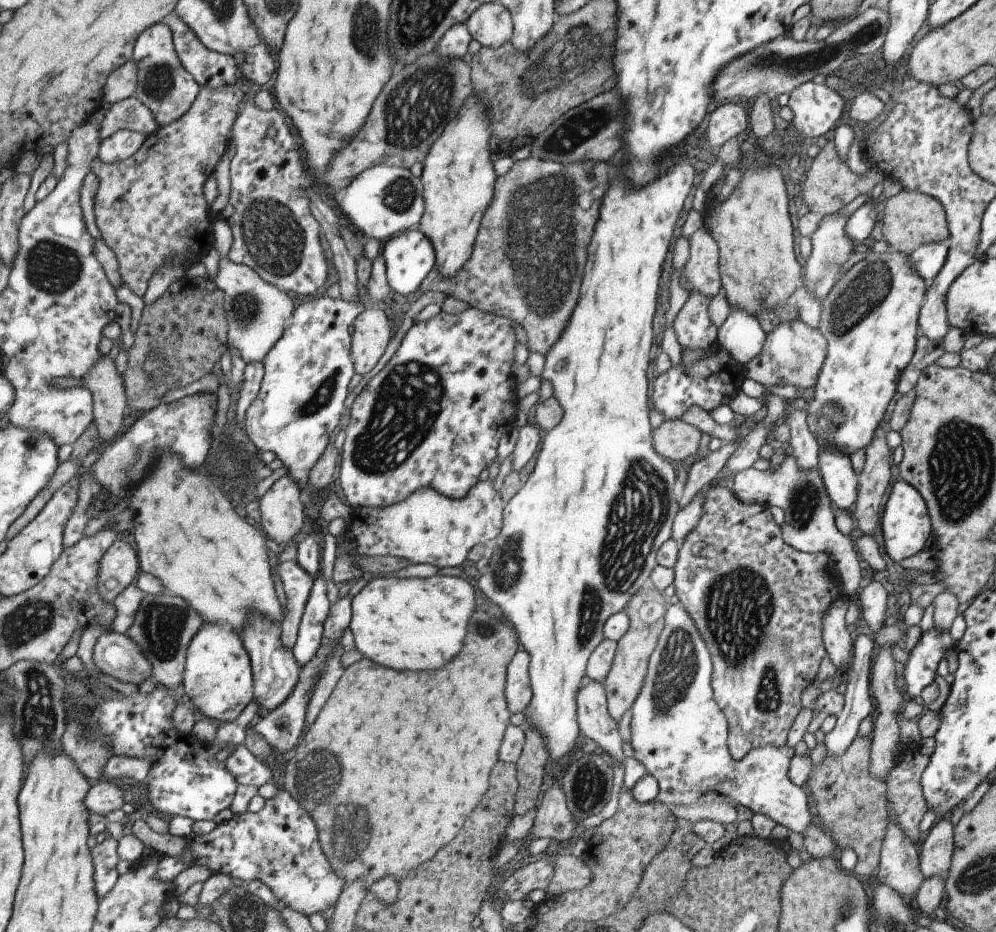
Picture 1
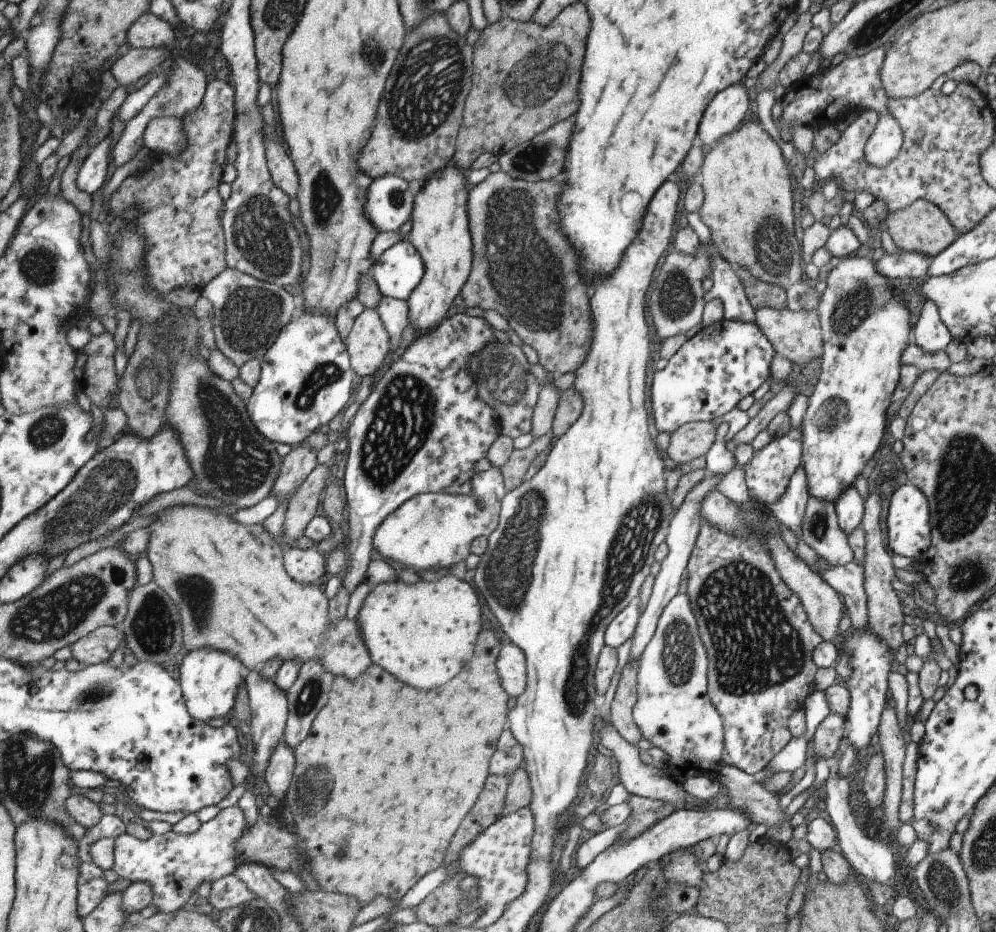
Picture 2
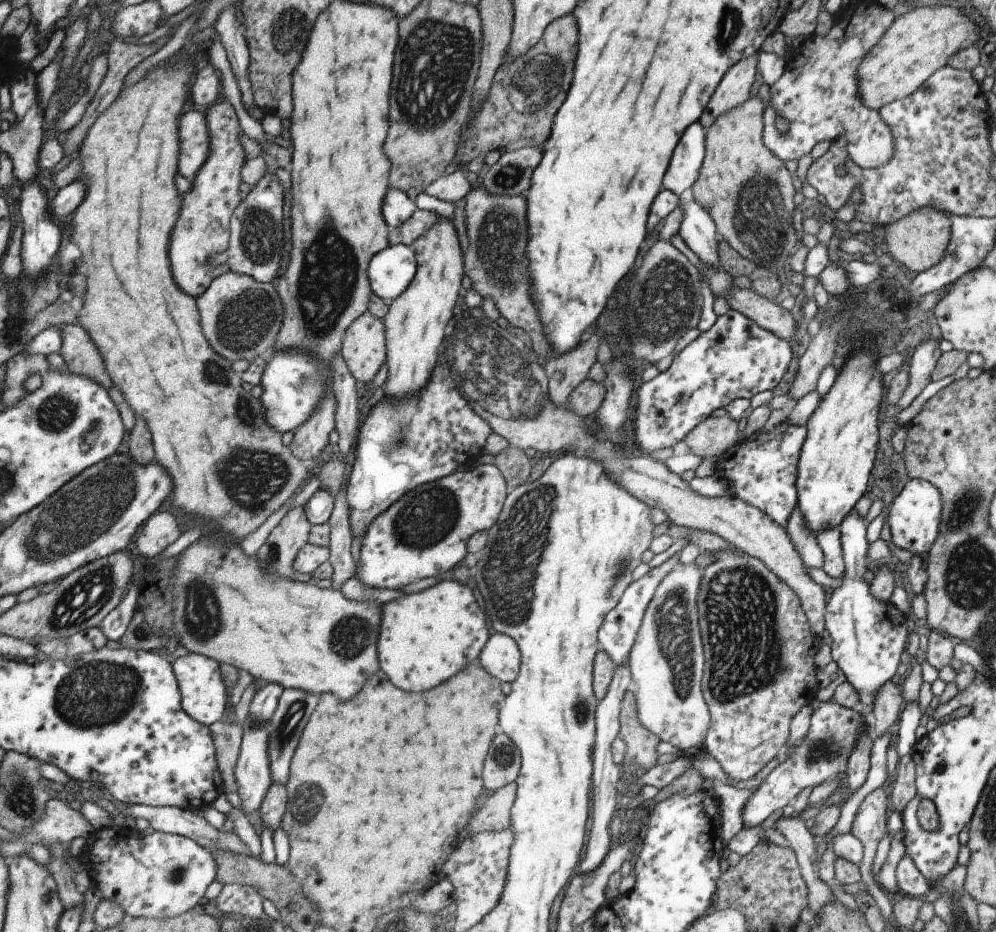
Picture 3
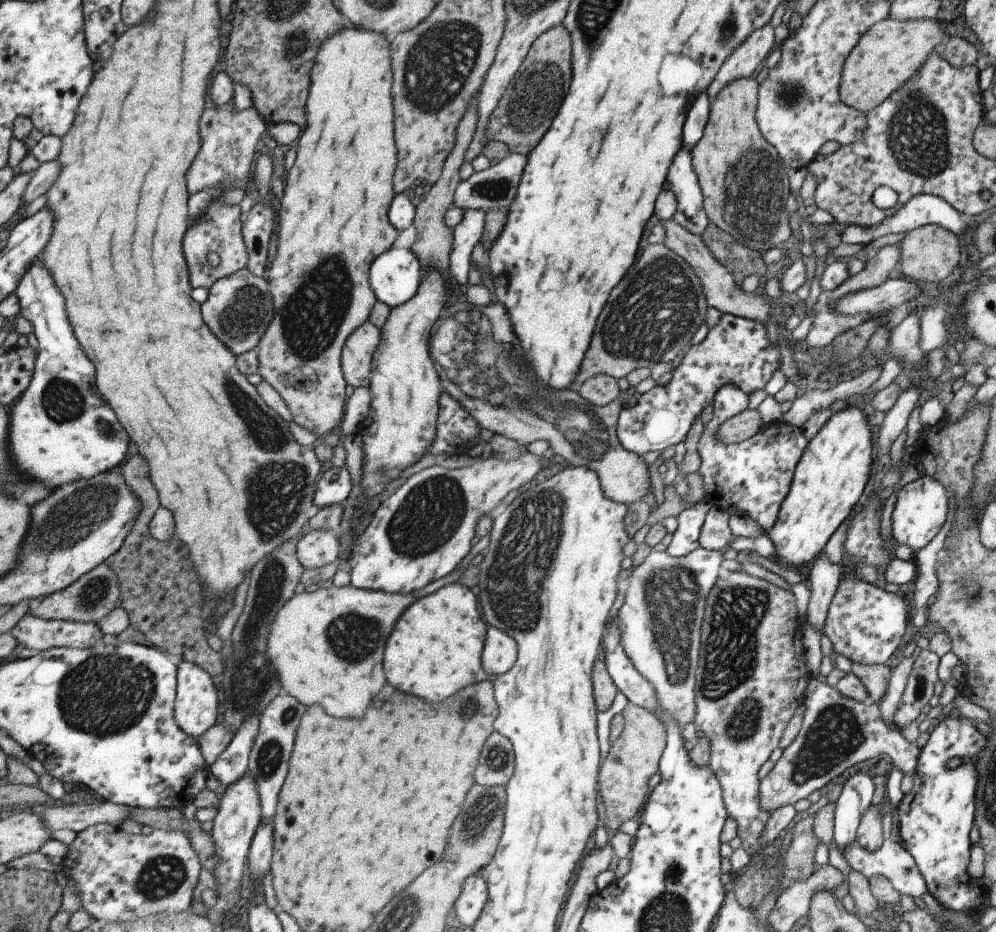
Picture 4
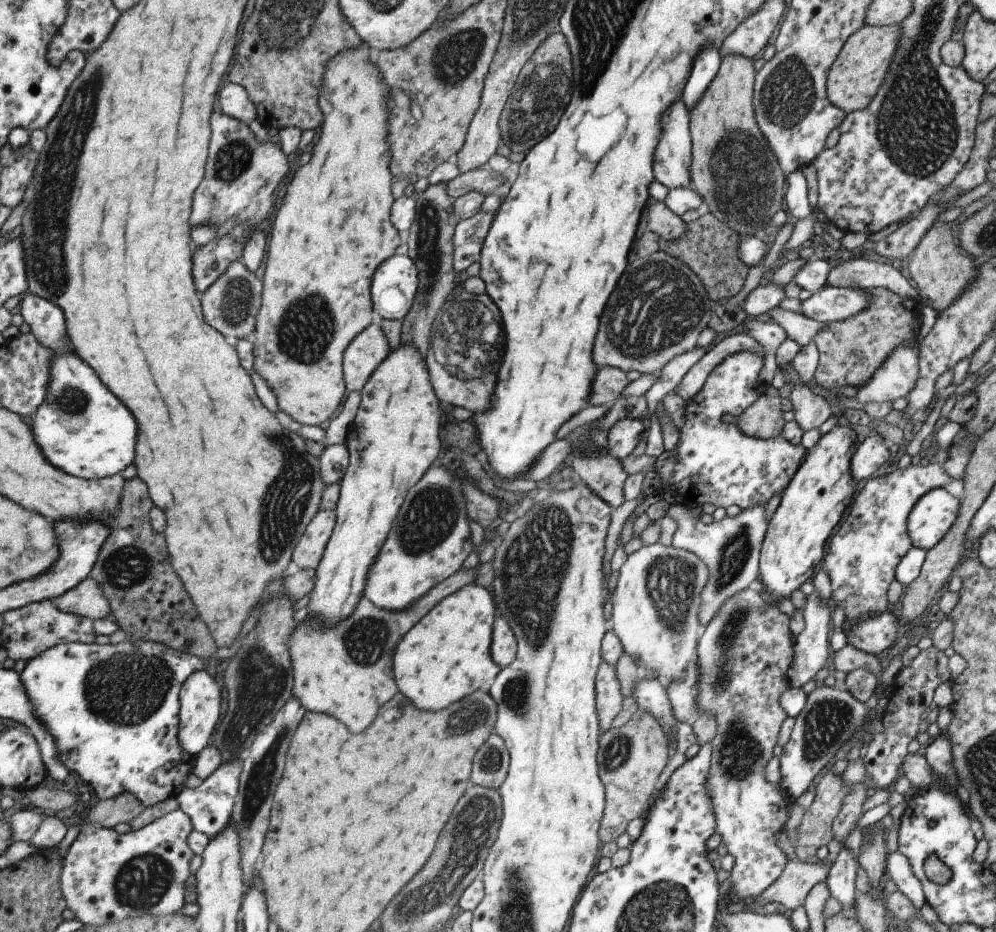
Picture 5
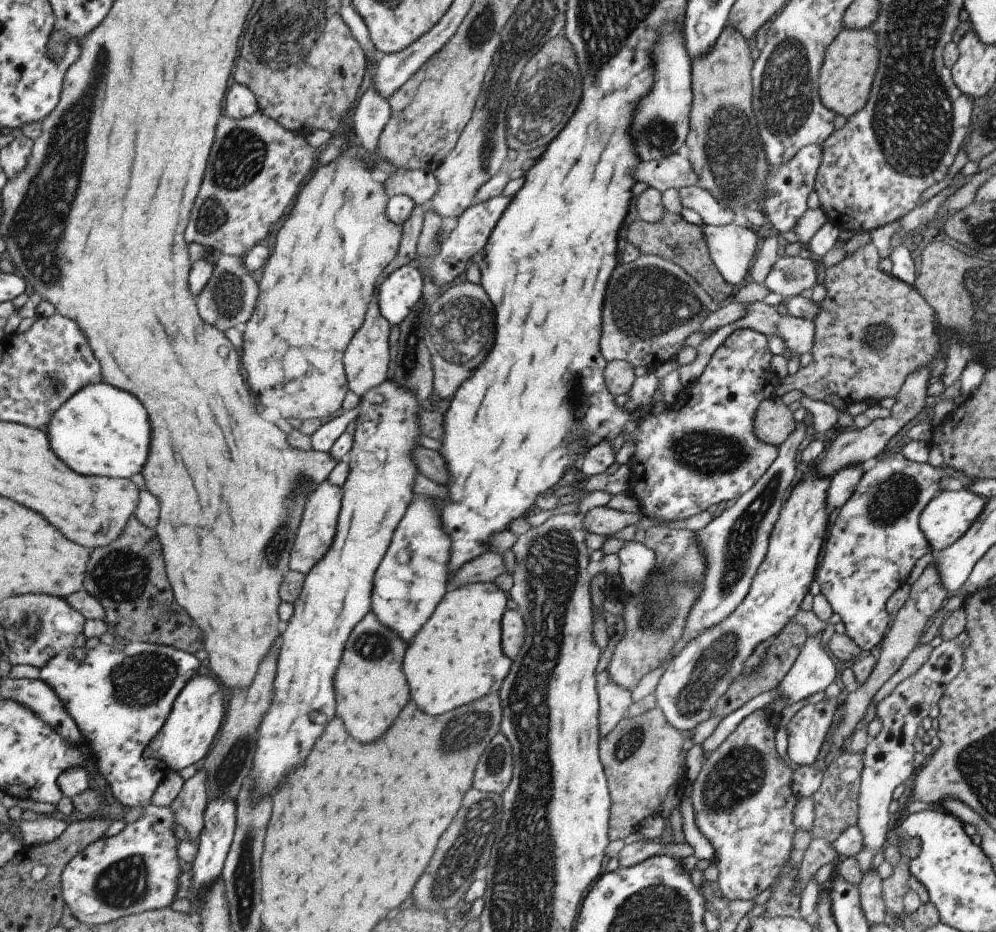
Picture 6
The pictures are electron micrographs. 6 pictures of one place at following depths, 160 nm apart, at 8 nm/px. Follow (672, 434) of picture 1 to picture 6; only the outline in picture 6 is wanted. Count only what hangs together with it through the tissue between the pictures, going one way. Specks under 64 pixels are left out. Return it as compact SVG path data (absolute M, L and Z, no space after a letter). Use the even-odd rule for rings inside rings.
M779 397L762 400L754 412L754 435L762 443L778 447L795 428L791 414Z

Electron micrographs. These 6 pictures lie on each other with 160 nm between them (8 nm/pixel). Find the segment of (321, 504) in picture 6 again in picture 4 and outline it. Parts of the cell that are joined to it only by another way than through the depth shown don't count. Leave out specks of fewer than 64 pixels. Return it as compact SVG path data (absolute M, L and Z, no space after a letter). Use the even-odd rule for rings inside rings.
M306 529L297 541L296 557L304 569L314 569L338 560L340 542L333 533Z

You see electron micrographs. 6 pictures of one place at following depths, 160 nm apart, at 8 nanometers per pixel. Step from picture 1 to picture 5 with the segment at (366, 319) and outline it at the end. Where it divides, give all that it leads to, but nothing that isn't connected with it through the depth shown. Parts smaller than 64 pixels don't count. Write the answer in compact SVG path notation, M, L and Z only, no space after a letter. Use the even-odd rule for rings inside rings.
M374 319L343 351L342 377L347 392L360 392L365 380L385 358L387 351L384 332Z

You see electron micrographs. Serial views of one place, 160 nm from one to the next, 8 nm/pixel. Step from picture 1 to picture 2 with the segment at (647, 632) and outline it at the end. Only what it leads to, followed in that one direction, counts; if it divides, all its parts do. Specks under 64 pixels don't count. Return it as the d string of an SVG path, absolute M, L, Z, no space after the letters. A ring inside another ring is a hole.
M638 658L629 659L621 671L609 706L608 720L612 727L629 743L633 744L641 736L632 719L632 708L636 701L636 670Z

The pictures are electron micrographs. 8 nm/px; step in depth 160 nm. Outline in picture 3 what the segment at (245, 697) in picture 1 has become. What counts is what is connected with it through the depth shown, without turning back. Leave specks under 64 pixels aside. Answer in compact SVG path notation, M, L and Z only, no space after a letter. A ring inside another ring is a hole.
M188 653L173 662L174 671L183 692L183 708L200 723L211 726L223 718L229 702L226 681L223 680L222 663L201 653Z

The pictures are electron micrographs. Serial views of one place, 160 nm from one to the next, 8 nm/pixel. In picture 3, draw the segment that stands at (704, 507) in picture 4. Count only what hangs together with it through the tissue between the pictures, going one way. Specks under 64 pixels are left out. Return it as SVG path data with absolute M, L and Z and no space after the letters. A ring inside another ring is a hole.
M674 554L666 559L662 564L653 567L643 578L633 581L621 593L617 604L603 617L601 628L597 632L597 640L601 644L601 650L614 662L614 666L627 661L628 652L635 640L636 632L639 630L644 610L647 608L655 587L660 580L675 566L679 564L679 554Z

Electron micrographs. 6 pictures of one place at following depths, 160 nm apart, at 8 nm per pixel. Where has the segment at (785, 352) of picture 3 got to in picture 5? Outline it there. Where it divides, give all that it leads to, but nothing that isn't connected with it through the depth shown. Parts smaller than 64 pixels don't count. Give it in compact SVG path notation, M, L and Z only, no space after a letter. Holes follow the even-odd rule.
M640 415L637 418L623 417L611 425L607 437L607 454L621 460L627 457L631 450L637 446L644 433L647 416Z

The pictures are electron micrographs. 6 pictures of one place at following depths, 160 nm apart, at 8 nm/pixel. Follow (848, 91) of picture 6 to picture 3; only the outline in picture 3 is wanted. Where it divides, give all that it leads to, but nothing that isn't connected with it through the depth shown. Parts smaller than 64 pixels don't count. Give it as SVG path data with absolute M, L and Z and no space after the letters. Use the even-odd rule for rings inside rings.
M937 4L934 6L919 5L910 7L907 13L893 19L887 30L880 36L877 44L869 50L858 66L858 95L860 101L873 110L878 110L891 101L903 100L912 92L924 86L924 82L937 69L946 65L947 59L964 48L973 47L979 38L977 25L965 14L951 5Z

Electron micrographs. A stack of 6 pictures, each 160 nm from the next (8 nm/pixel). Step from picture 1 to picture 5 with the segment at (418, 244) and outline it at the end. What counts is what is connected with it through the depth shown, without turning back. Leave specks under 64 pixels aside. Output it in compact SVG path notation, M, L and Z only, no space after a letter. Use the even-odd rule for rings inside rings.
M393 253L378 264L370 282L375 319L401 322L417 292L418 274L409 256Z

